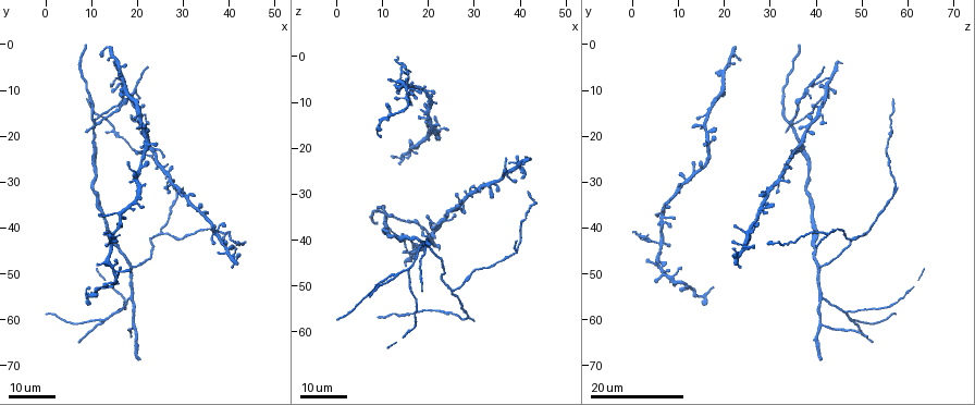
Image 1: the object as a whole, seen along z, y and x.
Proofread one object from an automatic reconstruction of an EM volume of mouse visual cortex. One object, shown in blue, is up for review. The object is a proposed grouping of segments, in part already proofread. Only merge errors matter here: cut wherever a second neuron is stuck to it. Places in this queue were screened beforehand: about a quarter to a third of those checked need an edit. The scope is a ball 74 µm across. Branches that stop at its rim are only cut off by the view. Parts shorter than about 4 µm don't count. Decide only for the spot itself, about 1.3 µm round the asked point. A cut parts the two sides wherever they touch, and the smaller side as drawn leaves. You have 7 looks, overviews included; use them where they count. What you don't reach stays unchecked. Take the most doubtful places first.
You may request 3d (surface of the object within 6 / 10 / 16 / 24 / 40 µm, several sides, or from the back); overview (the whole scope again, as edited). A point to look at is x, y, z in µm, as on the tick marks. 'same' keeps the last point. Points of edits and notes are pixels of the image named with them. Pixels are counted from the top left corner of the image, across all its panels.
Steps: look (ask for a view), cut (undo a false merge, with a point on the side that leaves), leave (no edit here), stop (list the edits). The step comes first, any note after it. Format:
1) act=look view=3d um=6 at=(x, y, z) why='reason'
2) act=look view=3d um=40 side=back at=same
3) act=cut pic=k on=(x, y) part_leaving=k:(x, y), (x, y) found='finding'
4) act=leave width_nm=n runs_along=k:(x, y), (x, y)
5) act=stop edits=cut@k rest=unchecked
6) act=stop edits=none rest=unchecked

act=look view=3d um=24 at=(19.0, 48.5, 40.5) why='arms part here'

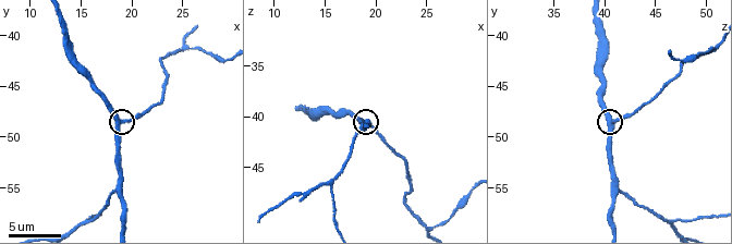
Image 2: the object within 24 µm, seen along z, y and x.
act=look view=3d um=6 at=(19.4, 48.4, 40.6) why='closer look'

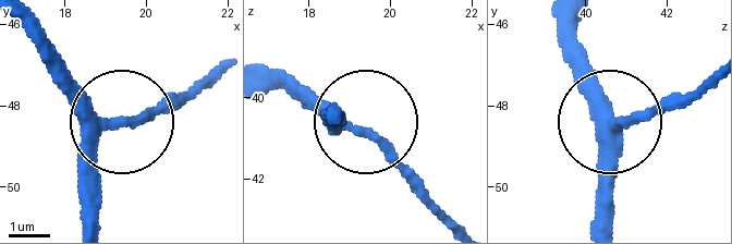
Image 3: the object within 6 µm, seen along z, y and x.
act=leave runs_along=3:(572, 22), (575, 74), (613, 119), (613, 220) found='continuous, no second neuron'

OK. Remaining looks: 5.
act=look view=3d um=16 at=(13.0, 60.5, 48.0) why='arms part here'

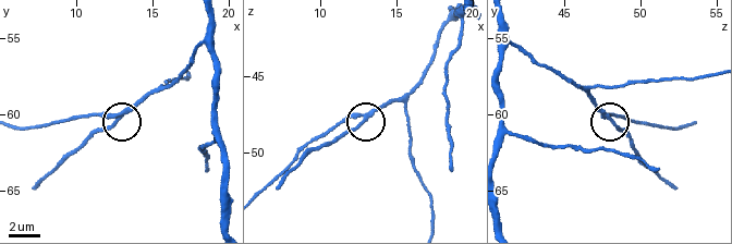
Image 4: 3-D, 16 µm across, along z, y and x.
act=look view=3d um=10 at=(12.4, 60.6, 48.2) why='zoom in'

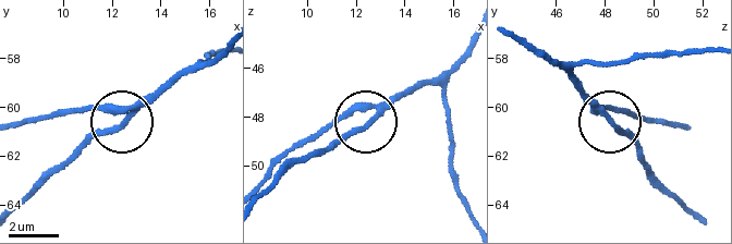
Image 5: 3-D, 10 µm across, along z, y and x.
act=leave runs_along=5:(468, 45), (444, 70), (388, 101), (321, 155) found='all the same neuron'

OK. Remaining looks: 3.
act=look view=3d um=16 at=(16.0, 37.5, 6.5) why='four arms meet'

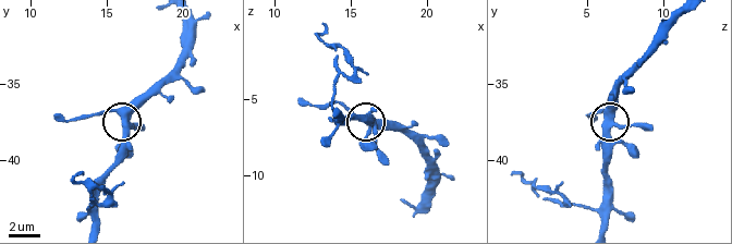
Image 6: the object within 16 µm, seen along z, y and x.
act=look view=3d um=6 at=(16.4, 37.4, 6.4) why='closer look'

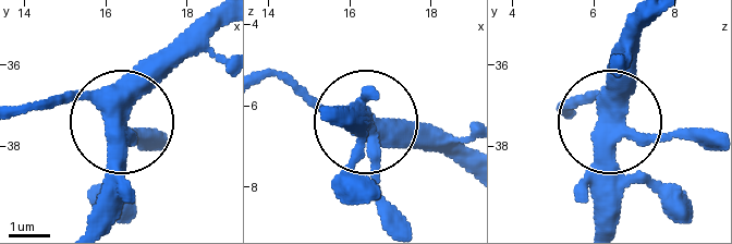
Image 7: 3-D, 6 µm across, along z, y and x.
act=leave arms=4 runs_along=7:(215, 22), (121, 122), (69, 95), (27, 105) found='all the same neuron'

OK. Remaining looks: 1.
act=stop edits=none rest=unchecked

